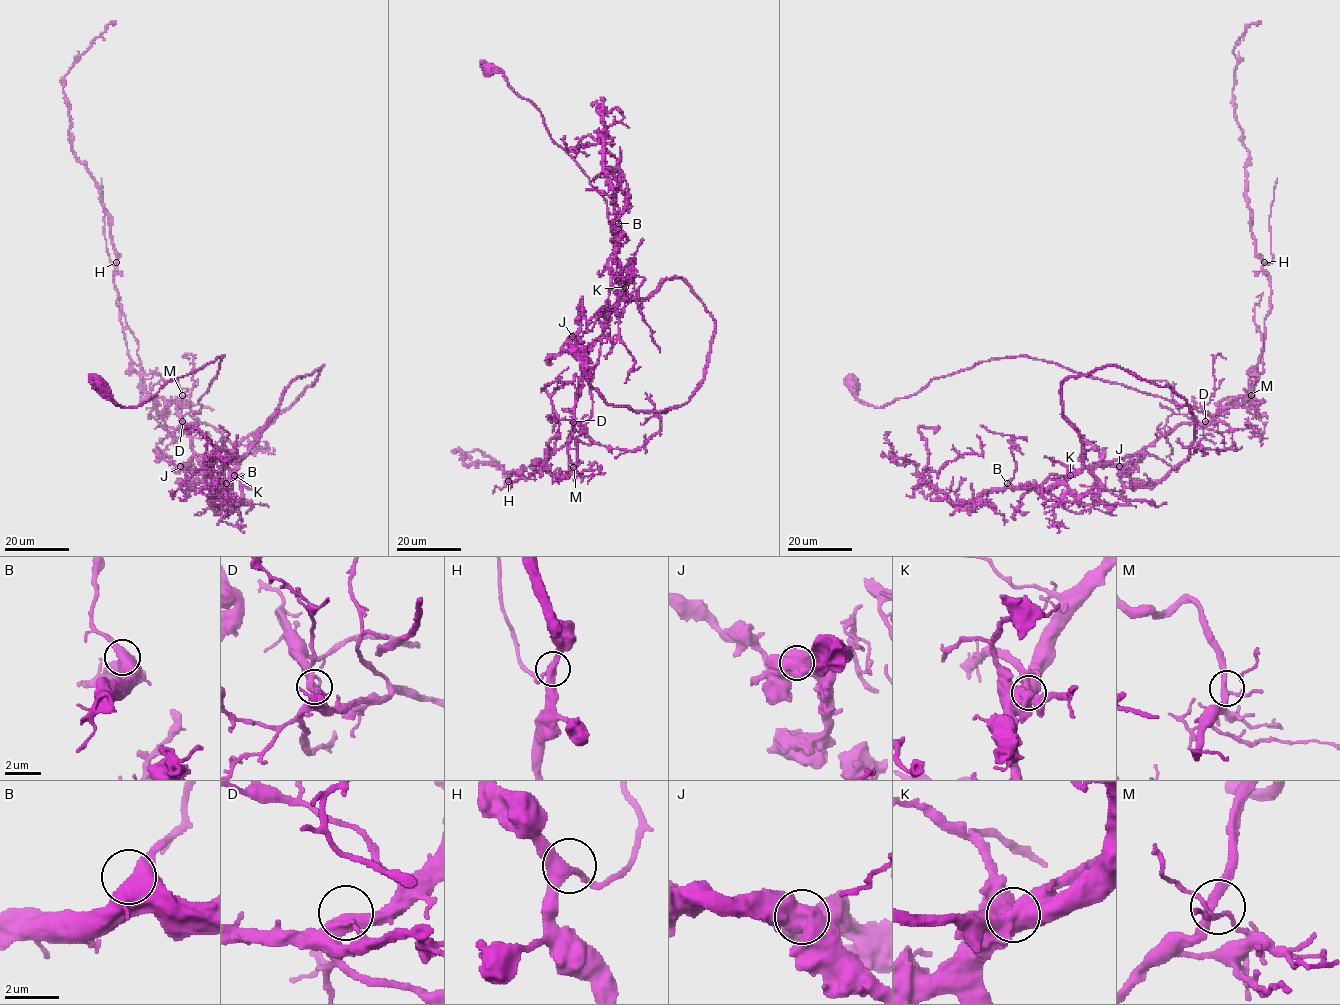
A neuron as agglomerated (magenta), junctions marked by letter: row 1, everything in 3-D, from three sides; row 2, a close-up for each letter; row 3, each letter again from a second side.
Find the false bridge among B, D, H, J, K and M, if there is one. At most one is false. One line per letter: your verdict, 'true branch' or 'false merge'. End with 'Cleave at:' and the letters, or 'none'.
B: true branch
D: true branch
H: true branch
J: true branch
K: false merge
M: true branch
Cleave at: K

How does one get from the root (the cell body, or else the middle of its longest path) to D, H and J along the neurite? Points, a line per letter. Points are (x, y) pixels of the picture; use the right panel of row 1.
D: (854, 385), (859, 399), (882, 407), (934, 378), (1028, 356), (1189, 405), (1216, 422), (1205, 421)
H: (854, 385), (882, 407), (934, 378), (1028, 356), (1215, 422), (1205, 422), (1263, 371), (1264, 262)
J: (854, 385), (1028, 356), (1216, 420), (1101, 462), (1069, 377), (1186, 400), (1187, 458), (1119, 466)

